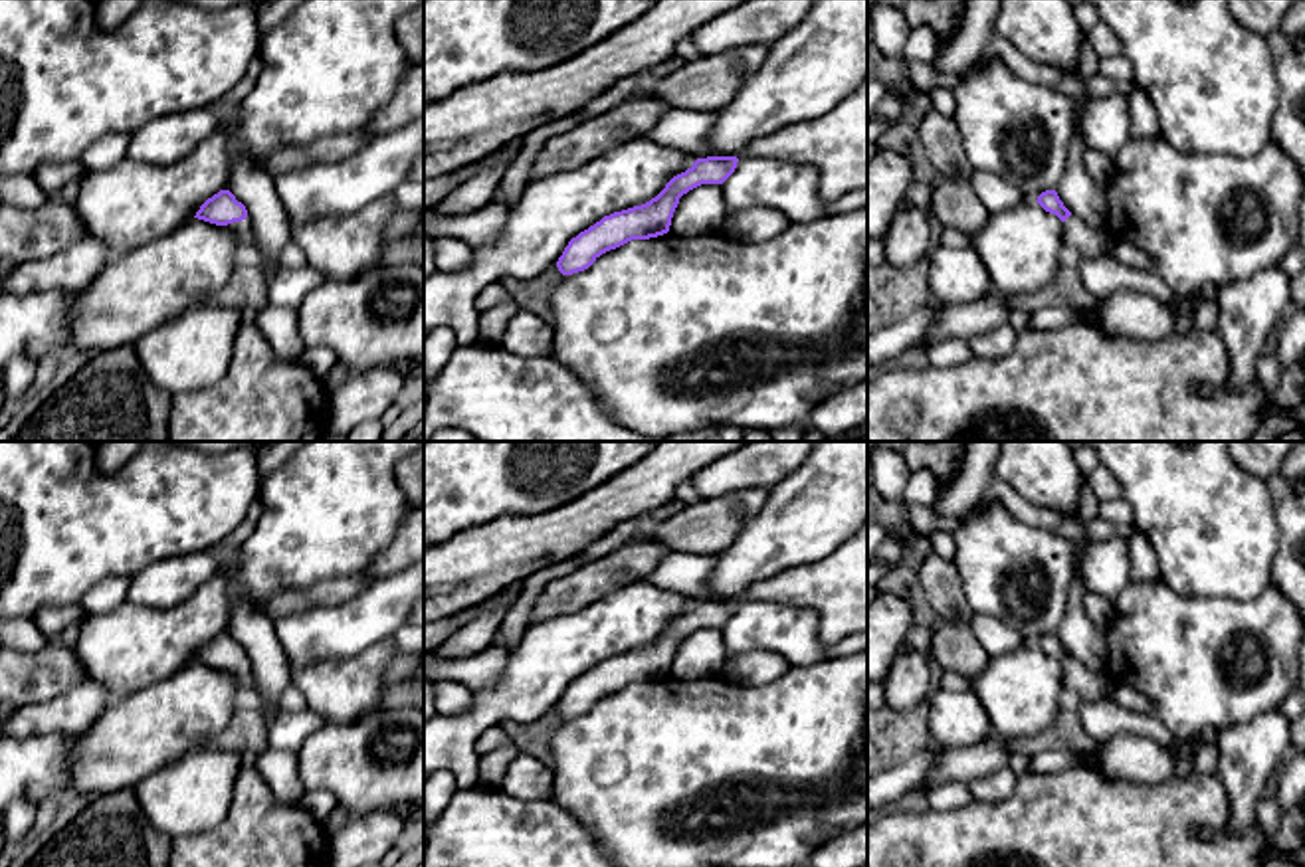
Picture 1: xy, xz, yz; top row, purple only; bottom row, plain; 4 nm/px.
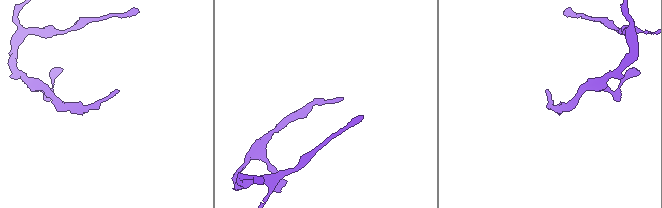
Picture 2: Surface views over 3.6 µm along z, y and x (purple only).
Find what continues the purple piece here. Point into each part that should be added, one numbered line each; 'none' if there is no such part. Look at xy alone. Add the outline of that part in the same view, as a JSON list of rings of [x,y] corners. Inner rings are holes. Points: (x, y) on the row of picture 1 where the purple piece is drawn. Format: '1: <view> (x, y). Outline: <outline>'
1: xy (242, 230). Outline: [[[246,218],[242,222],[228,224],[226,228],[230,228],[234,232],[234,236],[238,238],[240,245],[255,247],[255,240],[253,240],[253,230],[251,230],[250,218]]]

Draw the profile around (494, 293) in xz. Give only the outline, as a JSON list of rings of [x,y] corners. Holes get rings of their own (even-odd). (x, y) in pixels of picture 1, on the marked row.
[[[497,281],[497,283],[491,283],[487,285],[477,297],[475,297],[475,309],[479,313],[485,313],[489,311],[491,307],[503,303],[511,299],[507,289]]]

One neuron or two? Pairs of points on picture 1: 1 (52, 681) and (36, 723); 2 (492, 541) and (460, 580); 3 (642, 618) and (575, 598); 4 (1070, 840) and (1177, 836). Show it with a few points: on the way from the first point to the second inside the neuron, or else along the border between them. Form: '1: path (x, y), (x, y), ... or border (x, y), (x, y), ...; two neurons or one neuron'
1: border (86, 679), (62, 693), (28, 701), (20, 707); two neurons
2: path (490, 551), (470, 571); one neuron
3: border (630, 584), (620, 584), (581, 608), (543, 620); two neurons
4: path (1096, 840), (1143, 840), (1151, 836); one neuron

